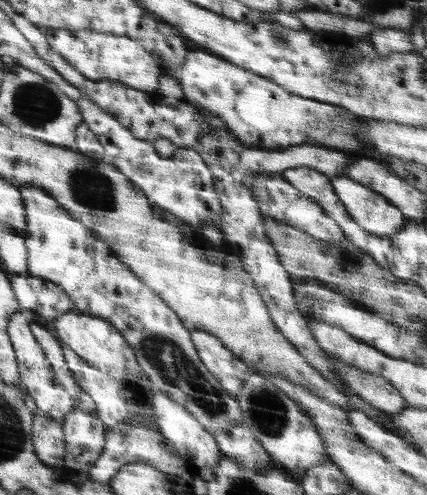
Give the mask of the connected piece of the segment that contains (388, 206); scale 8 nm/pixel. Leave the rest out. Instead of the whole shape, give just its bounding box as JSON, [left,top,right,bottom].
[332,176,409,236]

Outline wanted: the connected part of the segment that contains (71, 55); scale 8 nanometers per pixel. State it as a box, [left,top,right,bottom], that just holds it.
[44,29,160,94]

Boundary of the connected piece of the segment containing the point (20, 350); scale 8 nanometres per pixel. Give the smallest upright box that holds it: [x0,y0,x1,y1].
[7,311,75,424]

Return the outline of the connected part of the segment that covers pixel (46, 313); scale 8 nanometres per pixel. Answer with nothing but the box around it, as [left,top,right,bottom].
[28,275,74,322]

